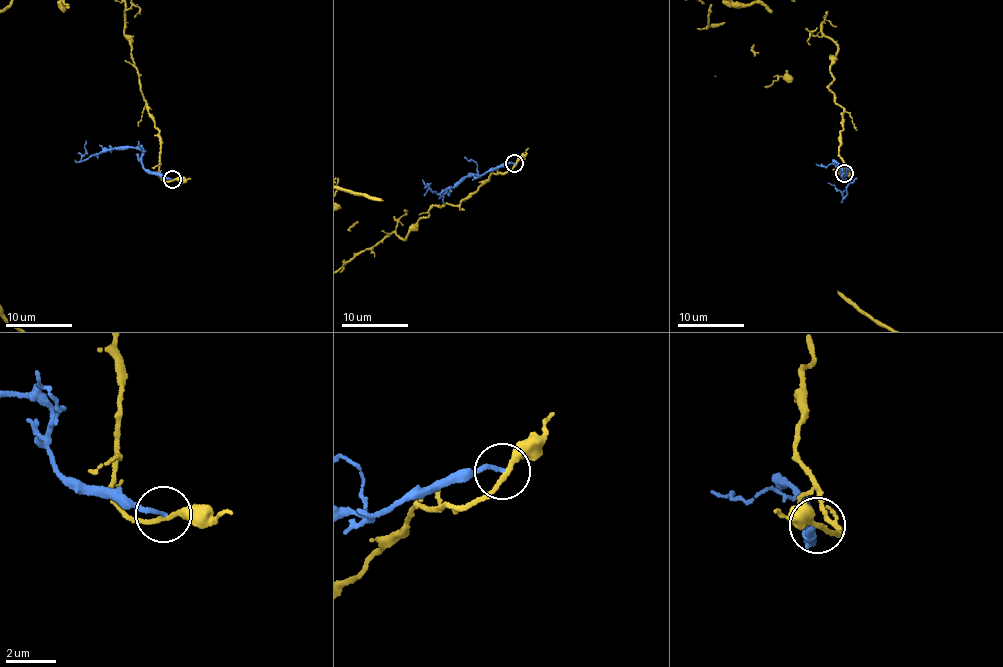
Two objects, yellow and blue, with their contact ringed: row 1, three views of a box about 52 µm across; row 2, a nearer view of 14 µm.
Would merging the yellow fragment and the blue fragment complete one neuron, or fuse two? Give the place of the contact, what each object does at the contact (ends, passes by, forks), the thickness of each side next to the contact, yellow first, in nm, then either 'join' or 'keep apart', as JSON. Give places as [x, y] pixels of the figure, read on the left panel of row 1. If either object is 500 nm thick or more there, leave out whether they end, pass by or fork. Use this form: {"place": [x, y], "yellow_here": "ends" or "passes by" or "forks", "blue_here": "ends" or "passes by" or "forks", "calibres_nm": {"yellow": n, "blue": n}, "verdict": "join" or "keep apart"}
{"place": [172, 179], "yellow_here": "passes by", "blue_here": "ends", "calibres_nm": {"yellow": 190, "blue": 190}, "verdict": "keep apart"}

